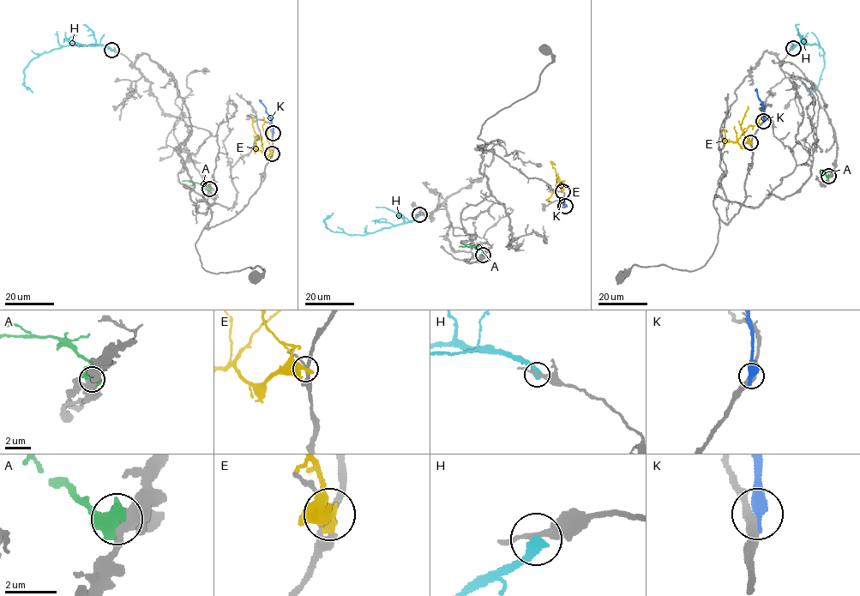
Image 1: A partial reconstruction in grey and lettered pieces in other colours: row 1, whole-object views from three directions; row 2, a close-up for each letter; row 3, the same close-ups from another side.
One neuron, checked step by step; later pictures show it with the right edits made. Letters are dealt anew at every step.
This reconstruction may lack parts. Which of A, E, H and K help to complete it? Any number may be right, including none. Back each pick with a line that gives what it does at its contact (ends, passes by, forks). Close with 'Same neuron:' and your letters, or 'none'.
A: It ends there
Same neuron: A

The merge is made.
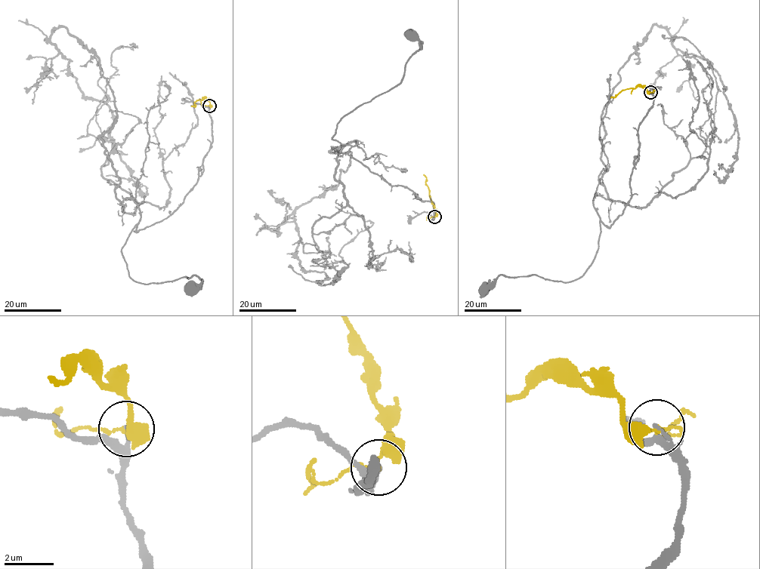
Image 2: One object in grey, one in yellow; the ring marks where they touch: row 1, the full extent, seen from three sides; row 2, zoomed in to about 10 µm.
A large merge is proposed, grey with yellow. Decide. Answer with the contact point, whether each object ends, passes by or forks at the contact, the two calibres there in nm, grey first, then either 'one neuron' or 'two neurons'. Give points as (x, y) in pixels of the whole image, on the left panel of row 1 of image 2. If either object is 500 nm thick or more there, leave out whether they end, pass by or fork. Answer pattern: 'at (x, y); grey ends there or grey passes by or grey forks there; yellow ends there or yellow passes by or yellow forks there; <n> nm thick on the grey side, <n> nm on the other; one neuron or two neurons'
at (209, 106); grey passes by; yellow passes by; 80 nm thick on the grey side, 180 nm on the other; two neurons

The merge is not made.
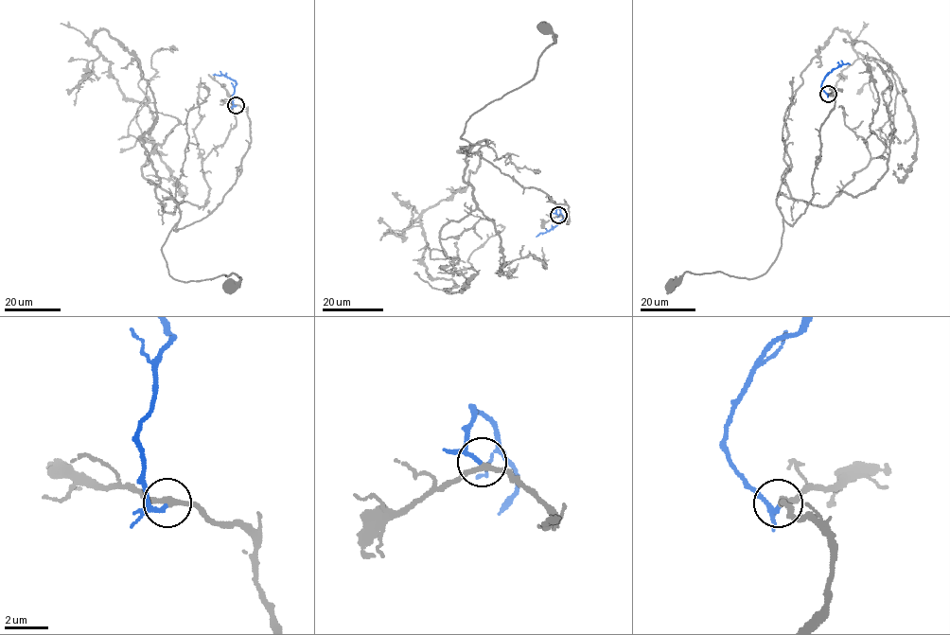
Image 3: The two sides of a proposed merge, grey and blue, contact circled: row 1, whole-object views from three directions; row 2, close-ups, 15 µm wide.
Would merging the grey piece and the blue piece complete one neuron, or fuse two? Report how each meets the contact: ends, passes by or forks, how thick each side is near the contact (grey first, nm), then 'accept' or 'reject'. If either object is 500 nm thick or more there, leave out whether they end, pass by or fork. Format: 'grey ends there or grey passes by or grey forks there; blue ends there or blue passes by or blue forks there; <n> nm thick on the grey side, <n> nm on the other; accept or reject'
grey passes by; blue passes by; 260 nm thick on the grey side, 140 nm on the other; accept

